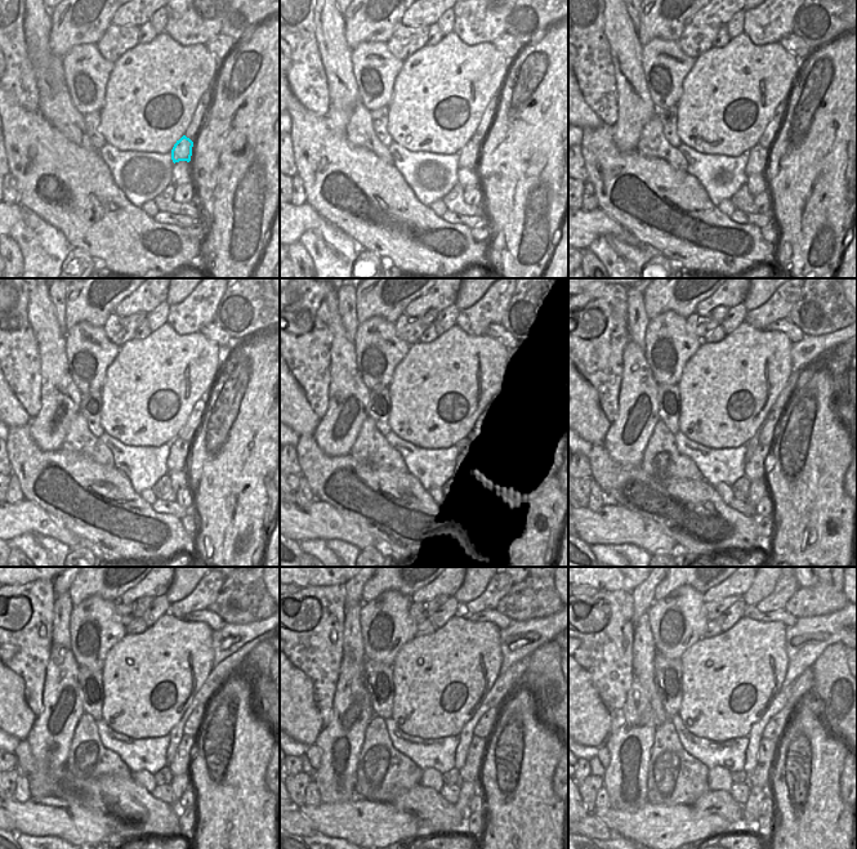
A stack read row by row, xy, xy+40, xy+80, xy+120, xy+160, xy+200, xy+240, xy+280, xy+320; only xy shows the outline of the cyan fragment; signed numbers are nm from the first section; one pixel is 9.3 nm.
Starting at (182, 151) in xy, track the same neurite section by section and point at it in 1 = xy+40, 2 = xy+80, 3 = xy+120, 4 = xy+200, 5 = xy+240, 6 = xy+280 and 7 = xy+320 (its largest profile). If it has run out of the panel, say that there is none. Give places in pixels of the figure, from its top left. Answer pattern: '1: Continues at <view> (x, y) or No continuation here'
1: Continues at xy+40 (469, 155)
2: Continues at xy+80 (758, 156)
3: Continues at xy+120 (178, 447)
4: Continues at xy+200 (753, 473)
5: Continues at xy+240 (178, 765)
6: Continues at xy+280 (471, 771)
7: Continues at xy+320 (762, 776)

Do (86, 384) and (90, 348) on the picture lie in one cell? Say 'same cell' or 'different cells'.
same cell

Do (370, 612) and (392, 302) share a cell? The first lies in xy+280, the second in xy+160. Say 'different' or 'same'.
different

